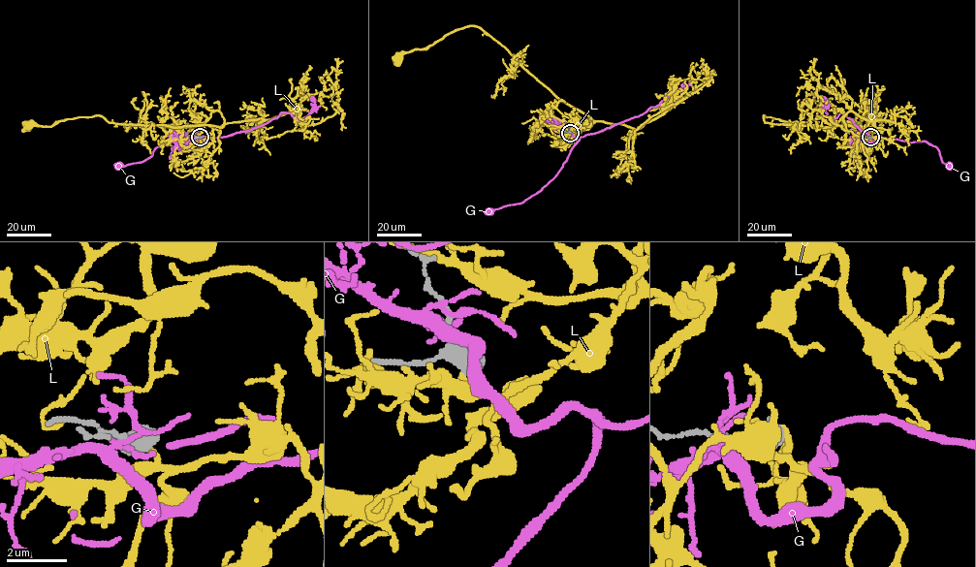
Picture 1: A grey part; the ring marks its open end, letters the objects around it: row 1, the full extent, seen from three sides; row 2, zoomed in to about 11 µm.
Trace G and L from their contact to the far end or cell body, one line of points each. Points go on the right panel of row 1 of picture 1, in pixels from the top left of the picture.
G: (866, 138), (869, 143), (877, 136), (911, 142), (926, 141), (935, 146), (943, 163), (949, 165)
L: (870, 137), (863, 141), (860, 125), (772, 124), (764, 115), (796, 132)

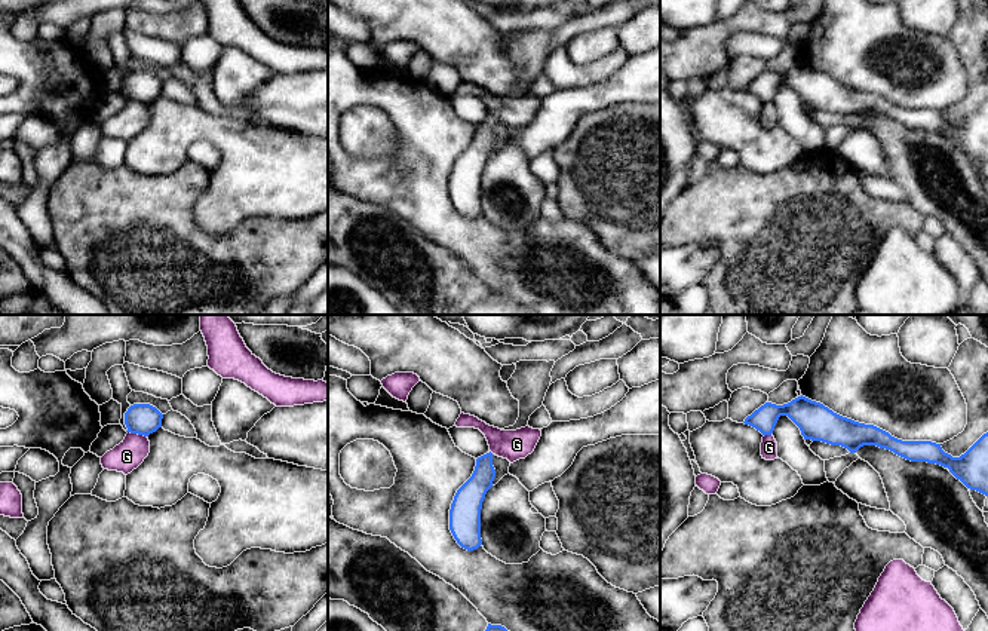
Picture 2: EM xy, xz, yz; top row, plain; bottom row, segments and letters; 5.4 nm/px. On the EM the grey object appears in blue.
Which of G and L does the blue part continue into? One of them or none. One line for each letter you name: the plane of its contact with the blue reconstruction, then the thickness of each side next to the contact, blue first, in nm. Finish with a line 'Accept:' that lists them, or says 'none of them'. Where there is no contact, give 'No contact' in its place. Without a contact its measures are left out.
L: No contact
Accept: L

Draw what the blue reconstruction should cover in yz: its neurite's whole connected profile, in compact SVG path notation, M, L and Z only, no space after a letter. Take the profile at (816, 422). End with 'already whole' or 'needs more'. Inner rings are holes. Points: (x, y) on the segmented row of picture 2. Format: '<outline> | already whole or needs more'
M798 396L788 404L765 402L745 419L764 437L771 435L780 416L788 416L804 439L841 445L856 453L863 445L877 445L911 462L927 462L948 468L967 488L988 496L988 432L964 454L952 457L932 441L902 441L874 426L843 417L820 402Z | already whole

